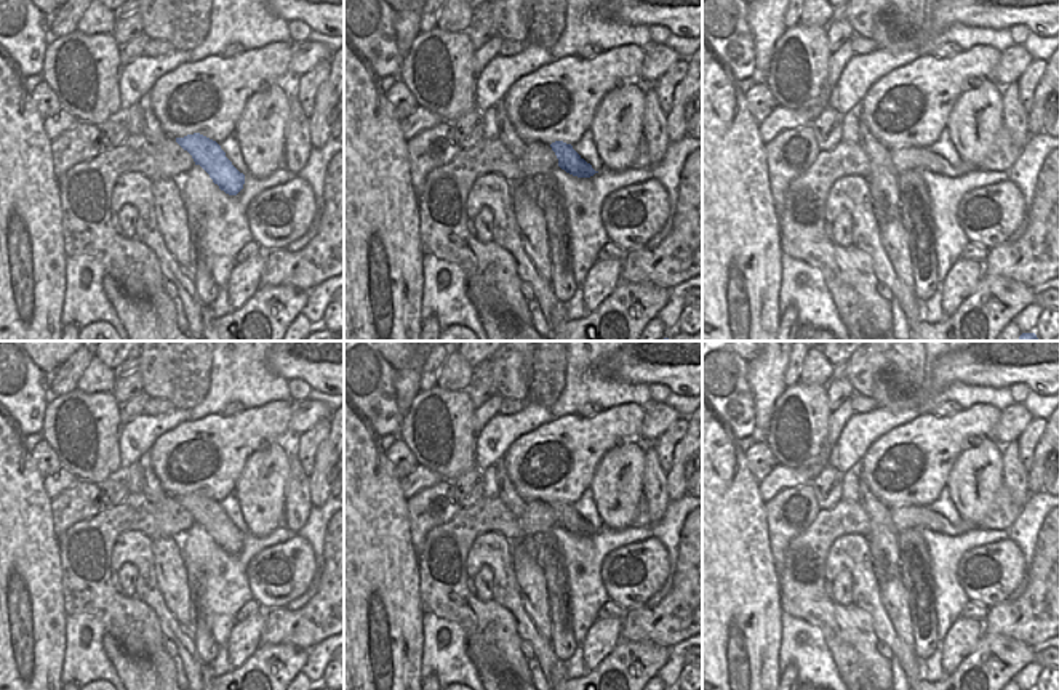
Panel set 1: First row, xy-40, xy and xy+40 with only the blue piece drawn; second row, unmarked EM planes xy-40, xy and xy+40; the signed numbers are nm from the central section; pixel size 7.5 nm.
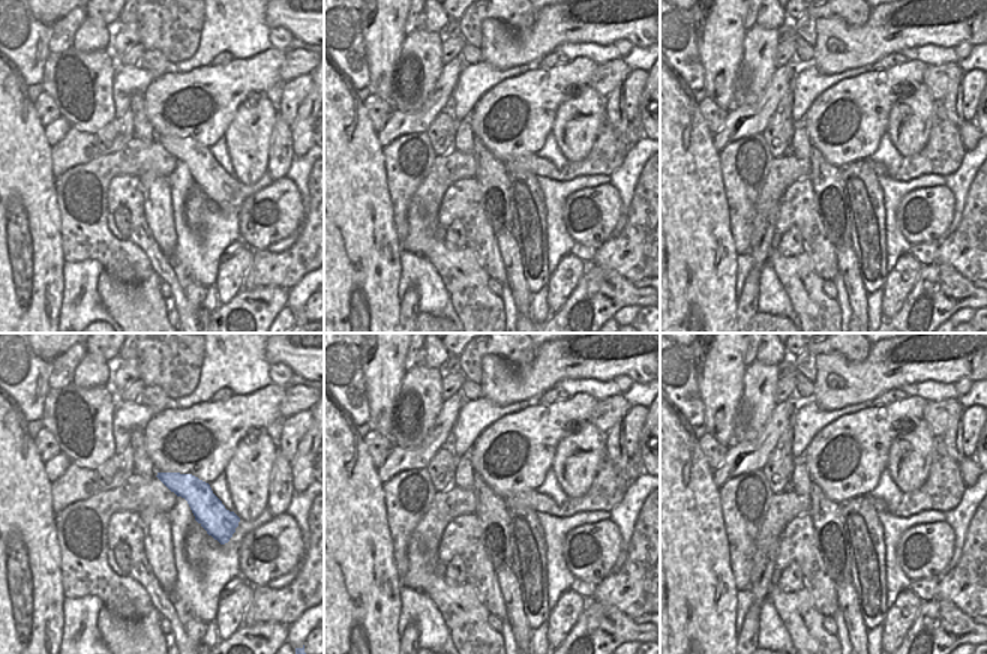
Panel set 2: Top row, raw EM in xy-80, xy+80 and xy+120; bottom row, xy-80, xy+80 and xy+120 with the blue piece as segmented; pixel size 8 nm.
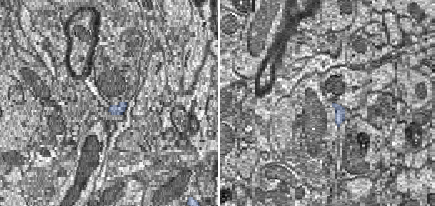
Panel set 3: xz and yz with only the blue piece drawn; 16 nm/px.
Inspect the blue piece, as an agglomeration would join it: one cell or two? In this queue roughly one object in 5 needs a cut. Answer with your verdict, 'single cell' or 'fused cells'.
fused cells

